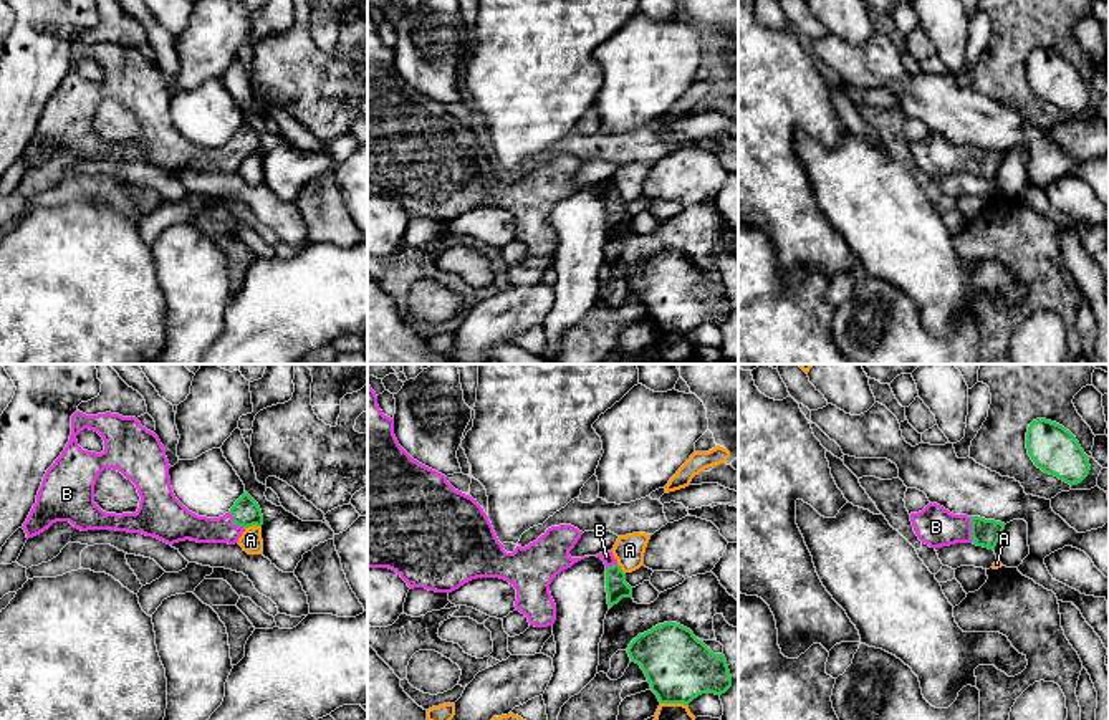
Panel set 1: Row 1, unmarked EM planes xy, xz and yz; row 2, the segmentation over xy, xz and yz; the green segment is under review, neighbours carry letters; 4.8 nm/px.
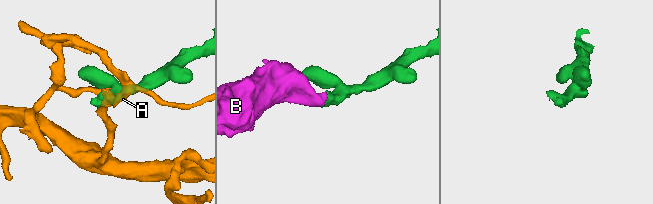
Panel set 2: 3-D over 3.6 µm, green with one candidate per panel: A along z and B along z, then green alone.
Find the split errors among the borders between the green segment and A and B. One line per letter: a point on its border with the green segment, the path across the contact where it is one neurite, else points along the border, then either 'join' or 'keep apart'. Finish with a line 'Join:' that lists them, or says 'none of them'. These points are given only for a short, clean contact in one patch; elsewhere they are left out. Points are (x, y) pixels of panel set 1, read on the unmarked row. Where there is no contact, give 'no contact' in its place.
A: contact xz (674, 331); keep apart
B: contact yz (972, 159); way yz (985, 163), (972, 159), (936, 156); join
Join: B

